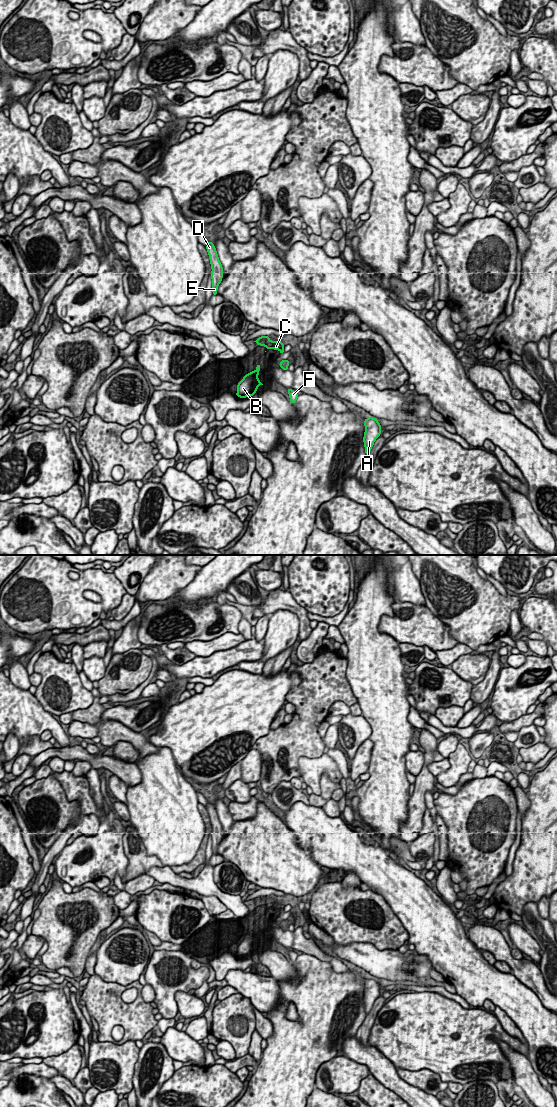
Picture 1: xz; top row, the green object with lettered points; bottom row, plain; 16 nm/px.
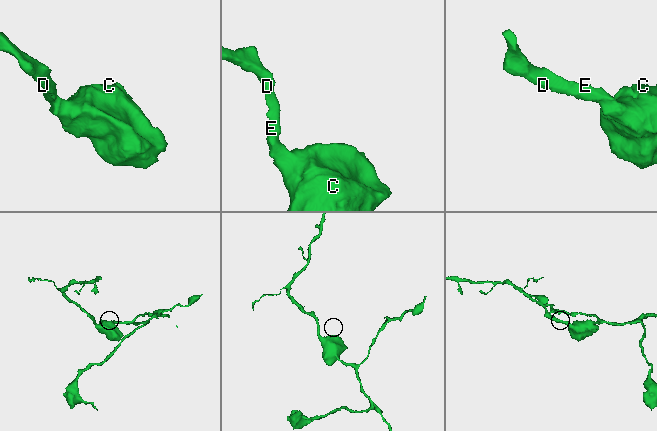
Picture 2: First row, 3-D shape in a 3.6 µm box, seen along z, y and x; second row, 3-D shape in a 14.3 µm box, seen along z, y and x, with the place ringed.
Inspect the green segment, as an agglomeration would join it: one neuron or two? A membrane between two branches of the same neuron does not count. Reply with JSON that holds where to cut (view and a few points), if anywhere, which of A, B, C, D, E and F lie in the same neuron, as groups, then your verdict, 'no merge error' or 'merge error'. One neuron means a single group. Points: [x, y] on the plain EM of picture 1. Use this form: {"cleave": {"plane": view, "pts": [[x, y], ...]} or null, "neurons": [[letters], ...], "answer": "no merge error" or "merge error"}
{"cleave": null, "neurons": [["A", "B", "C", "D", "E", "F"]], "answer": "no merge error"}

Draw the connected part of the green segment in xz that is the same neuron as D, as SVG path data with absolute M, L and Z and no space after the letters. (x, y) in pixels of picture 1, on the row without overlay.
M213 801L207 802L206 809L209 814L211 828L212 828L212 832L210 834L212 838L212 852L213 855L217 855L218 845L221 843L223 838L223 827L218 818L218 814L213 804Z

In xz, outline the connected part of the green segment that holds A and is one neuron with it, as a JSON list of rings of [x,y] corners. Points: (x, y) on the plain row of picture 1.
[[[369,977],[364,980],[365,993],[363,997],[365,1013],[368,1015],[373,1007],[375,1000],[381,994],[382,986],[379,984],[378,980],[372,977]]]

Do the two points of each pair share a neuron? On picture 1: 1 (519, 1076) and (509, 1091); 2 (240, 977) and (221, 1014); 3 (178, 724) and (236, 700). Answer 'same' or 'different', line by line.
1: different
2: different
3: same

